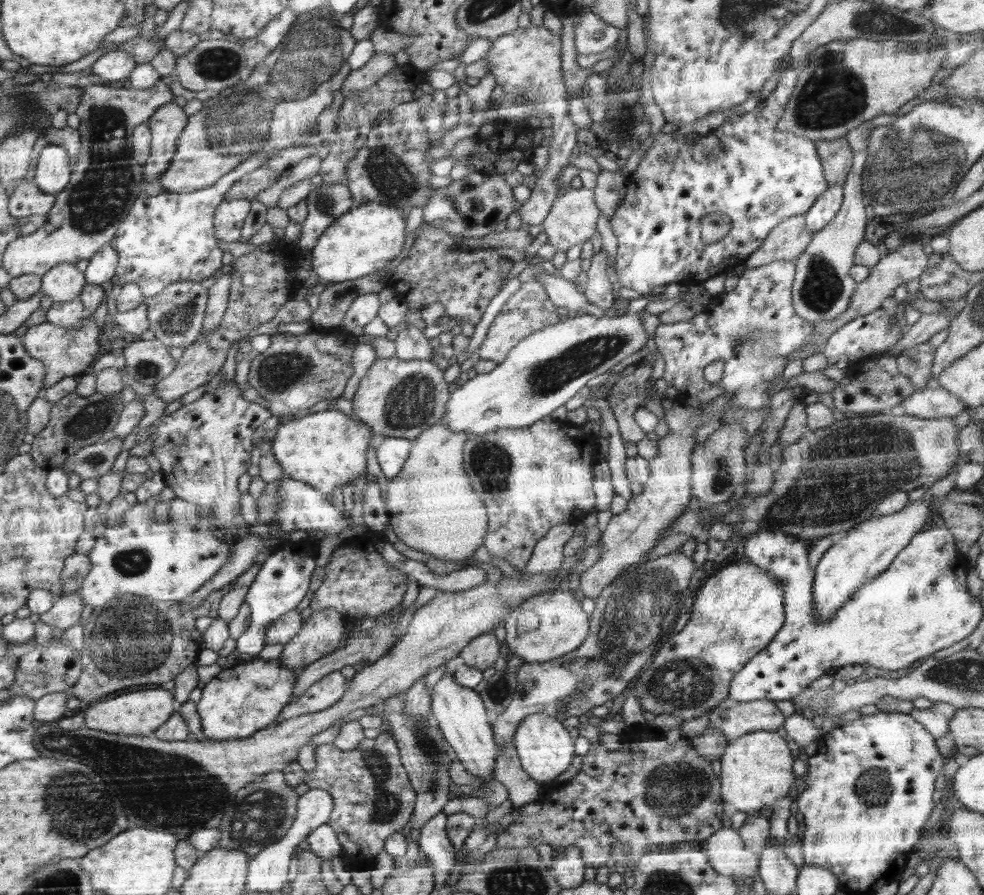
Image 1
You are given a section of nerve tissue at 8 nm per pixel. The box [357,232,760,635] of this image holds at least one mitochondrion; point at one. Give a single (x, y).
(545, 379)

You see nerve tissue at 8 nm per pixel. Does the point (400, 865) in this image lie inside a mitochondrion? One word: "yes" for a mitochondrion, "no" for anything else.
no

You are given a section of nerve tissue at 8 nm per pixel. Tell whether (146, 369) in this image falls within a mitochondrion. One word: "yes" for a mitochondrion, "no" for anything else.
yes

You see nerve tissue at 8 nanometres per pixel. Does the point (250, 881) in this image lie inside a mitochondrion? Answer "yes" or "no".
no

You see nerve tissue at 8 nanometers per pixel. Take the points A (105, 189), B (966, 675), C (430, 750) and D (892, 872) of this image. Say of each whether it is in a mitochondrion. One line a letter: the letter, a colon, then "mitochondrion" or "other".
A: mitochondrion
B: mitochondrion
C: mitochondrion
D: other

